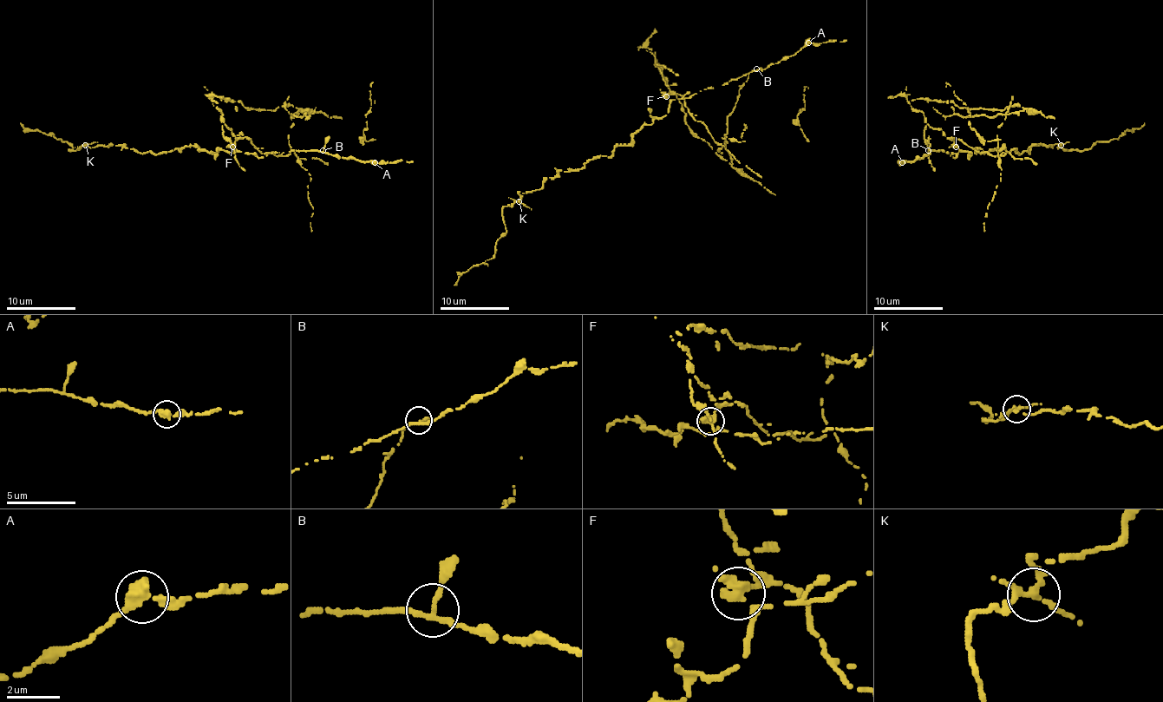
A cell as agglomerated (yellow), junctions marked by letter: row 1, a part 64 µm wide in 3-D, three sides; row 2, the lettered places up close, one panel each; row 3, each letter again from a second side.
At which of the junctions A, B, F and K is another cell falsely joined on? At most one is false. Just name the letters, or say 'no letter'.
F

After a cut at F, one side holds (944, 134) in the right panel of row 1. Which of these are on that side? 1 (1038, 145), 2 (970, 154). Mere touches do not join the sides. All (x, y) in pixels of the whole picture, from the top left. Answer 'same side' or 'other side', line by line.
1: other side
2: other side

